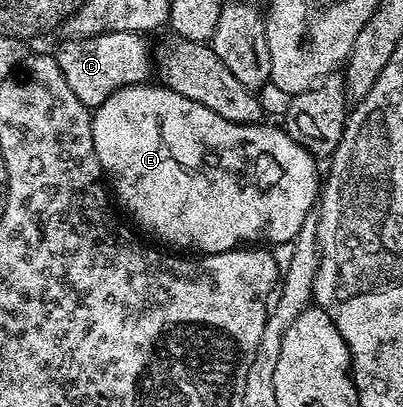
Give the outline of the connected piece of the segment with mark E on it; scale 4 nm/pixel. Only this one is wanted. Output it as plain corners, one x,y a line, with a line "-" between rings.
142,83
129,85
126,89
120,89
99,106
92,114
93,138
95,139
95,155
99,159
102,170
113,176
111,189
121,200
121,205
150,233
162,241
160,244
165,247
172,247
177,251
196,251
198,254
222,253
228,249
236,249
242,243
257,243
262,237
270,246
281,245
292,242
297,236
299,227
303,227
303,219
306,215
314,212
319,201
319,177
317,181
318,158
309,153
299,143
291,139
291,135
285,132
284,128
266,123
256,125
240,125
223,119
223,115
215,115
215,111
207,111
203,103
195,103
175,91
165,88
160,83

